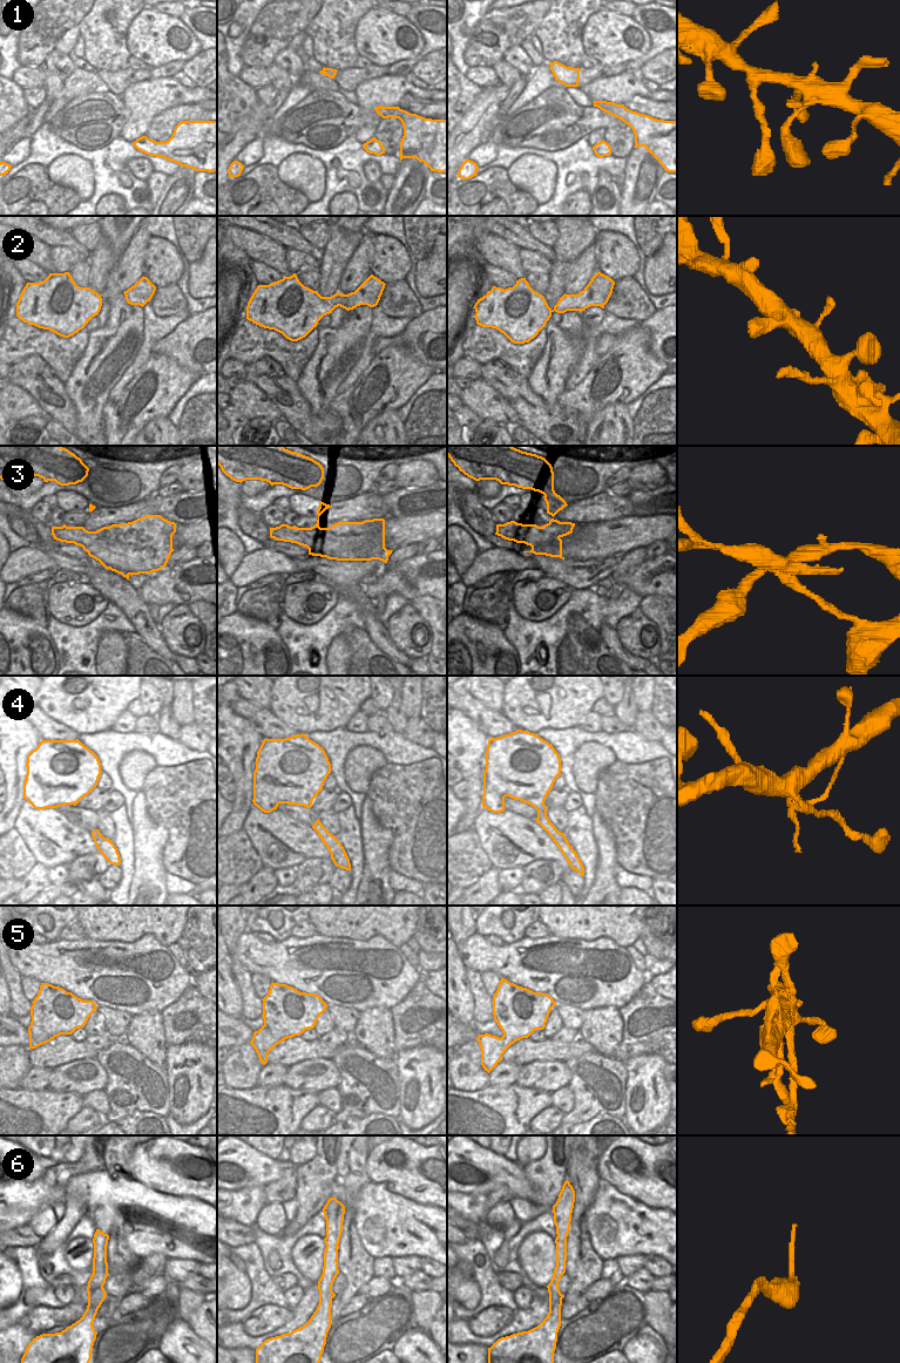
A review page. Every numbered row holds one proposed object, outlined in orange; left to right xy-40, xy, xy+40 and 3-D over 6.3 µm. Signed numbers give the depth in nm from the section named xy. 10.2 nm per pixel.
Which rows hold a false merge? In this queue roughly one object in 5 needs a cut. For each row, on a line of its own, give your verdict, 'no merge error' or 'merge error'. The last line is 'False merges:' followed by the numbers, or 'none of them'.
1: no merge error
2: no merge error
3: no merge error
4: no merge error
5: no merge error
6: no merge error
False merges: none of them

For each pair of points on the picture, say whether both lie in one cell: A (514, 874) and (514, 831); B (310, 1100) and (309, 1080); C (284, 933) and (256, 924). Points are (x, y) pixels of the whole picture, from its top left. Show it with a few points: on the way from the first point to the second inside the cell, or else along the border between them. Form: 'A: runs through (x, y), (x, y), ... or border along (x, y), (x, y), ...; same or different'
A: border along (523, 867), (500, 870); different
B: border along (283, 1085), (290, 1089), (313, 1091), (317, 1094); different
C: runs through (277, 933), (263, 926); same

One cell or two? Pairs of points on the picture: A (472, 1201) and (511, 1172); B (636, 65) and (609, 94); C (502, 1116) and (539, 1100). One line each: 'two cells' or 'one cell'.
A: two cells
B: two cells
C: one cell

